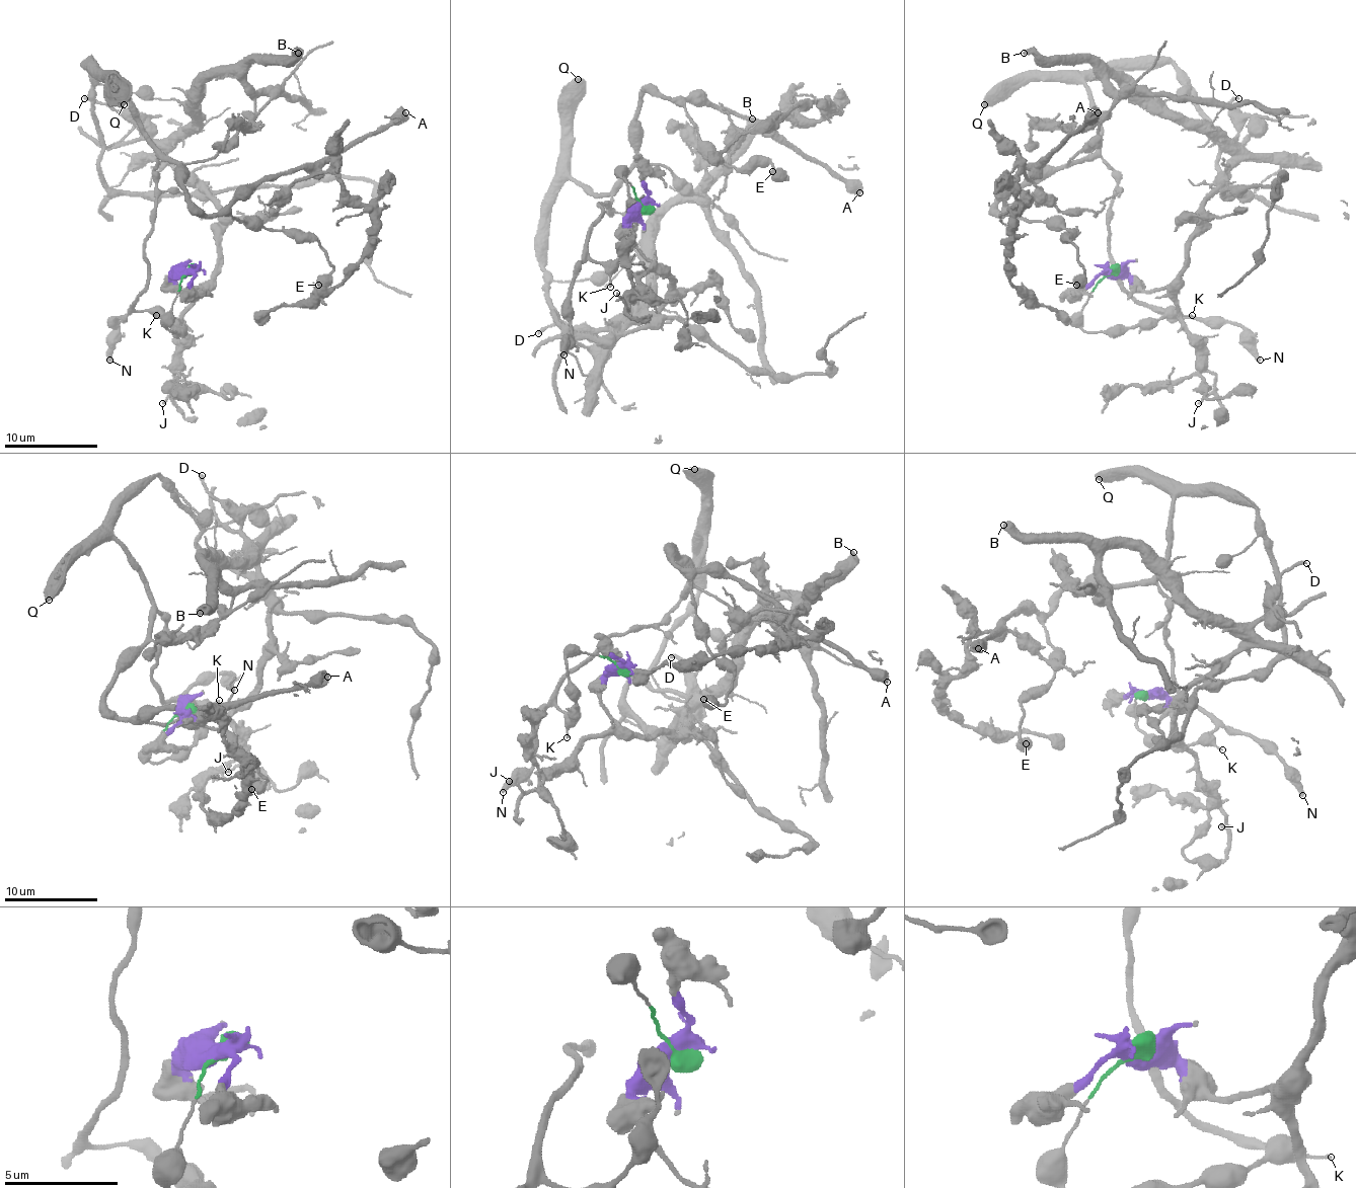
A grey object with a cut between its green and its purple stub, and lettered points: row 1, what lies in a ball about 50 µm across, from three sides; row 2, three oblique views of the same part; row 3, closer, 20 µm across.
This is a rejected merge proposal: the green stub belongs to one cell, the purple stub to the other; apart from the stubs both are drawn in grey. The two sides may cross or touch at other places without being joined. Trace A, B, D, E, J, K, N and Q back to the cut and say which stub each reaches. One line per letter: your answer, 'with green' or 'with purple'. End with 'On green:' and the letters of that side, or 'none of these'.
A: with green
B: with purple
D: with purple
E: with green
J: with purple
K: with green
N: with green
Q: with green
On green: A, E, K, N, Q

